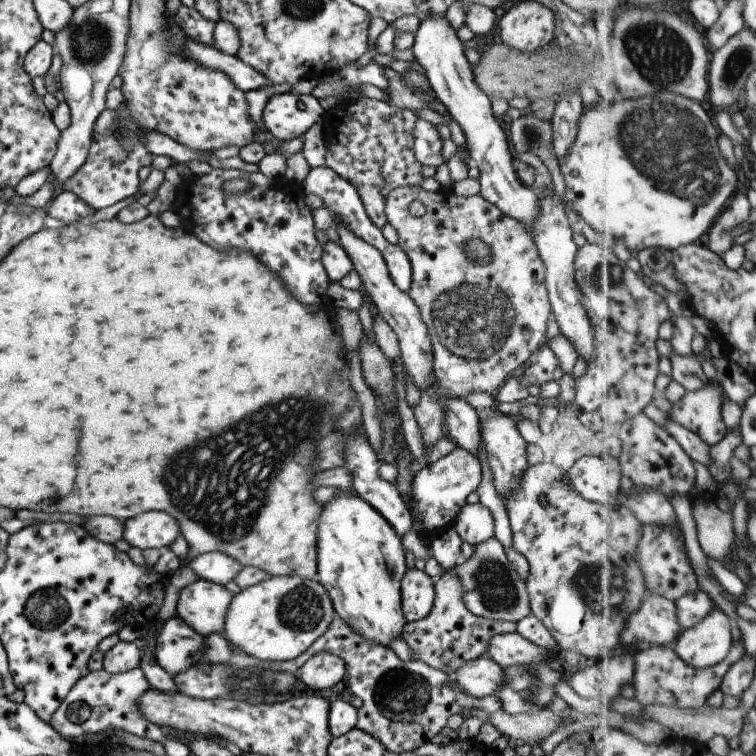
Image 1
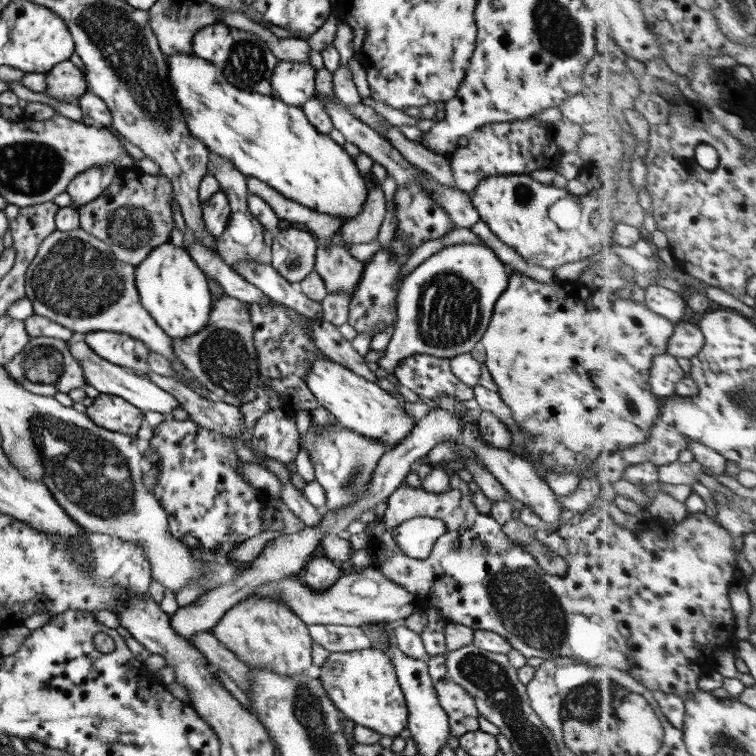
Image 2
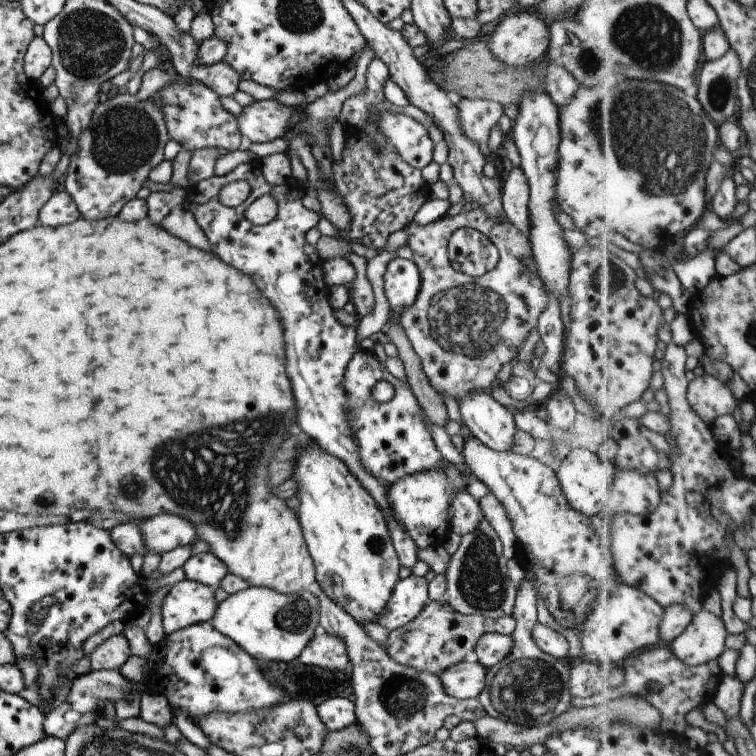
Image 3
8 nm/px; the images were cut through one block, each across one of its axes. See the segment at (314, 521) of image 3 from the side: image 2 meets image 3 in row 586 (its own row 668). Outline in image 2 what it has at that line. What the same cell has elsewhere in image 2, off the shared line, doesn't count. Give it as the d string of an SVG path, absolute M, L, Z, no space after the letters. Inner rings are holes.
M374 647L362 650L330 653L326 663L314 672L322 682L326 694L344 718L356 725L379 732L383 736L400 736L408 727L406 707L396 669L386 654Z

